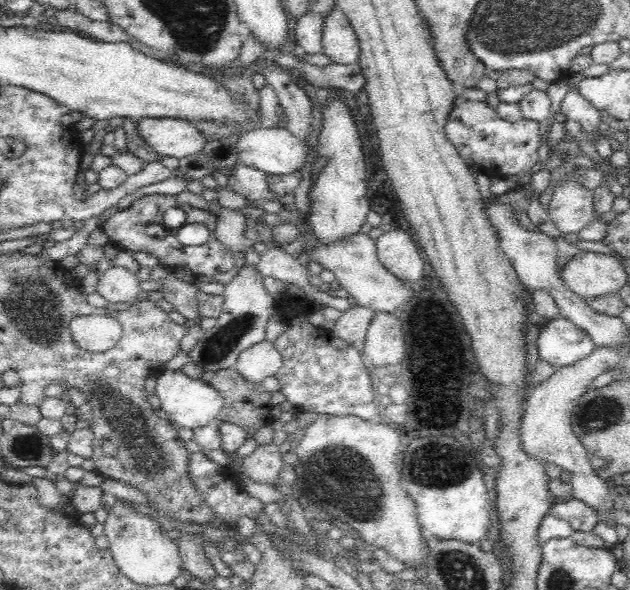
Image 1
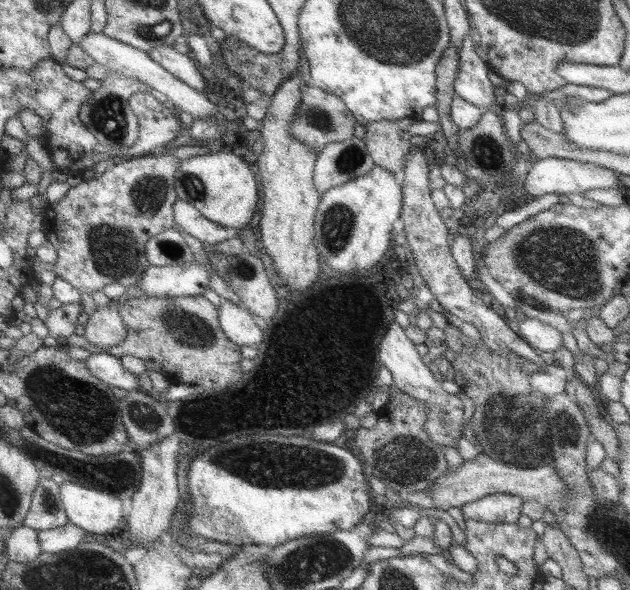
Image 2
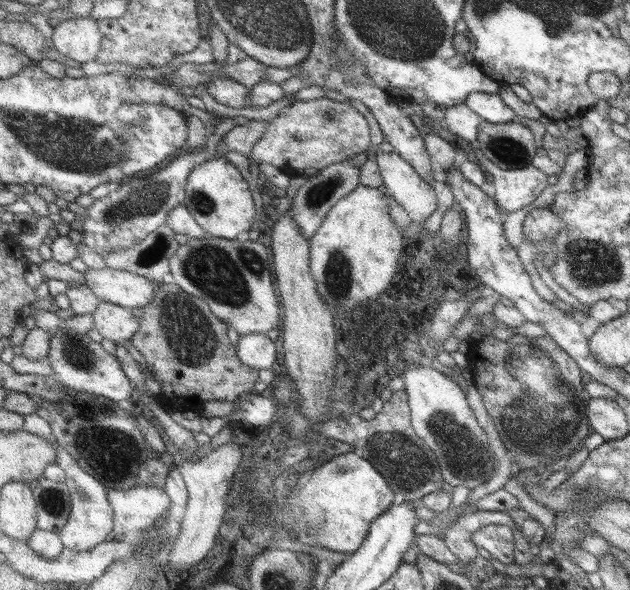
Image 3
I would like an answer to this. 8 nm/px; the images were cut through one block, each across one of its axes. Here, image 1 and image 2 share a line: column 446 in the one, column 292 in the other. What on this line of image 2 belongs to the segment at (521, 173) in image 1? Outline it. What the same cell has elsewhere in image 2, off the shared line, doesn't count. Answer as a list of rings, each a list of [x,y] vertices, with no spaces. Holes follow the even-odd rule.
[[[303,83],[300,86],[297,110],[293,120],[289,123],[288,132],[297,142],[318,154],[326,144],[341,142],[353,137],[354,124],[356,122],[353,116],[334,94],[327,94],[321,89]]]

